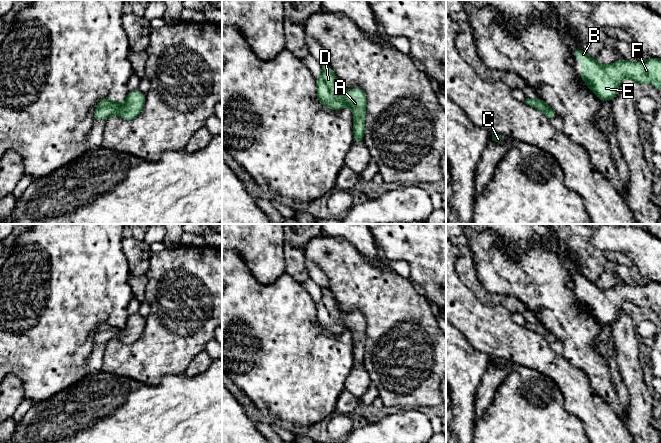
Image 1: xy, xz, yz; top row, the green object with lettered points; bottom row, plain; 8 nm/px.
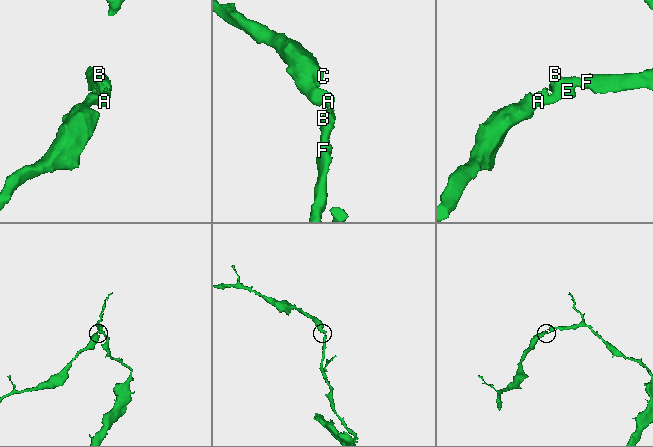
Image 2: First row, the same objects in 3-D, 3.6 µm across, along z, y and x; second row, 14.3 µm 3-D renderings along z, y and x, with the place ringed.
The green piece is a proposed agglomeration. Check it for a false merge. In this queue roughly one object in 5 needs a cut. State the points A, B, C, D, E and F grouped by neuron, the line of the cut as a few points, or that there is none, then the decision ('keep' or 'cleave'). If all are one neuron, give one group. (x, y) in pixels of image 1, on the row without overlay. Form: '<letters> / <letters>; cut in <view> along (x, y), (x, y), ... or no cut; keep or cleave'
A B C D E F; no cut; keep

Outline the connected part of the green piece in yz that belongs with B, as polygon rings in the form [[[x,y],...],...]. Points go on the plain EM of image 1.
[[[585,274],[573,275],[574,283],[582,284],[580,301],[590,314],[601,324],[612,324],[622,304],[629,302],[637,309],[650,307],[661,315],[661,283],[648,282],[644,286],[631,286],[619,283],[613,288],[603,290],[591,282]]]

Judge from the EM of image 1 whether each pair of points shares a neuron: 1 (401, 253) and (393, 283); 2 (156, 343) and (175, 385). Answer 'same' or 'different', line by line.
1: different
2: different

